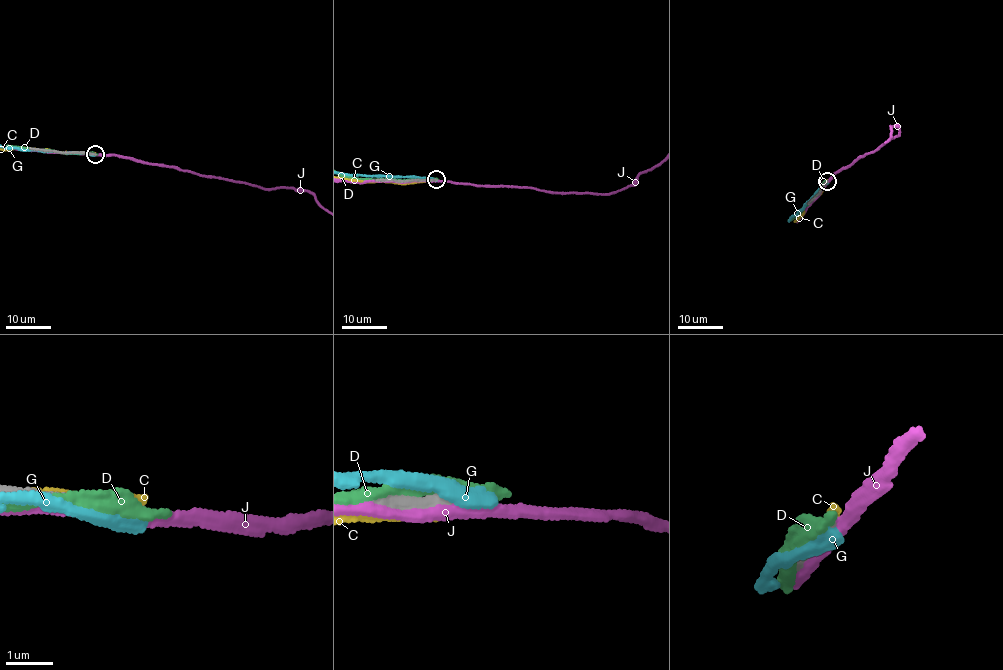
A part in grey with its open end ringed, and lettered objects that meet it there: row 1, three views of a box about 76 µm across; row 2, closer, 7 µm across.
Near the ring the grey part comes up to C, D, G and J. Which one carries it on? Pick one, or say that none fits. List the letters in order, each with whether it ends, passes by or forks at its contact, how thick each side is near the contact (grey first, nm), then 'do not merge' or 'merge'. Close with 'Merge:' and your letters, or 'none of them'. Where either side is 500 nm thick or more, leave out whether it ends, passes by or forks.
C: it passes by; 260 nm thick on the grey side, 240 nm on the other; do not merge
D: it passes by; 260 nm thick on the grey side, 280 nm on the other; do not merge
G: it ends there; 320 nm thick on the grey side, 380 nm on the other; do not merge
J: it passes by; 280 nm thick on the grey side, 260 nm on the other; do not merge
Merge: none of them

